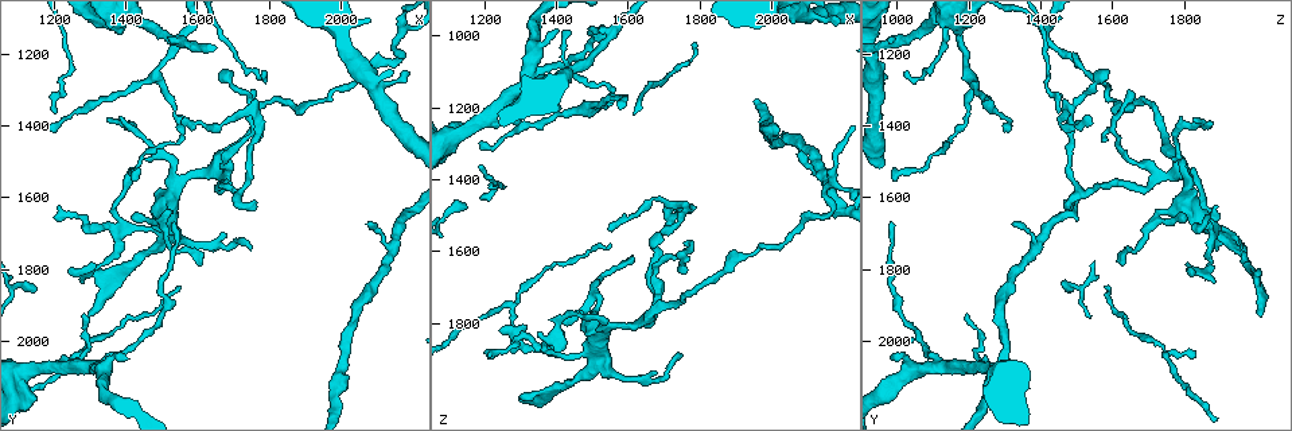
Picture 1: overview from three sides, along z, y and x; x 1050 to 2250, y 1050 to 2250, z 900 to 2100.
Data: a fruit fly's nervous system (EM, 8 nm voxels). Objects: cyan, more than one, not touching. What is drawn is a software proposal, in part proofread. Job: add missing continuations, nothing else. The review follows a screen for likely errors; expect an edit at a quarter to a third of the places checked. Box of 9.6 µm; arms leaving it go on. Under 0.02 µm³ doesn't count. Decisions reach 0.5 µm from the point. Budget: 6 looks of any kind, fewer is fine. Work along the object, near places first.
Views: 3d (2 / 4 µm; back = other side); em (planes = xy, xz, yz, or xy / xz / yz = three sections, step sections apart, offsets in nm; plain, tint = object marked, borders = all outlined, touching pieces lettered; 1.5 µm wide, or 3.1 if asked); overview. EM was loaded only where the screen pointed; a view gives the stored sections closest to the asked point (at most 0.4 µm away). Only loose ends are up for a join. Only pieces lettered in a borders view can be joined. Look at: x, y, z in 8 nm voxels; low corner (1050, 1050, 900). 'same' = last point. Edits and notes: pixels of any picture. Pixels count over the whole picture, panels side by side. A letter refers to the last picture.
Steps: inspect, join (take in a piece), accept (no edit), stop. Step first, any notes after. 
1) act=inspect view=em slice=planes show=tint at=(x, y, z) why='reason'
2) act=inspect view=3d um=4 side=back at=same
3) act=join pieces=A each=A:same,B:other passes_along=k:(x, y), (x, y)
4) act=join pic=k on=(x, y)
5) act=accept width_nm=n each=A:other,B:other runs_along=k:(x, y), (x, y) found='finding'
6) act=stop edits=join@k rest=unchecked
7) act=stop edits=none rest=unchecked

act=inspect view=3d um=4 side=back at=(2070, 1680, 1320) why='free end'

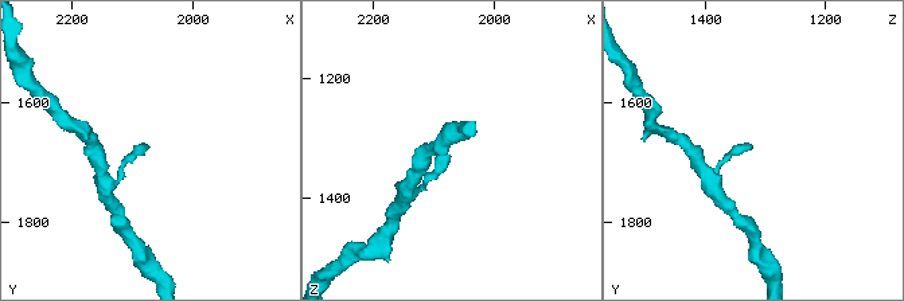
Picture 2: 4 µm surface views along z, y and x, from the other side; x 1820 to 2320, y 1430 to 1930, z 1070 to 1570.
act=inspect view=em slice=xz step=4 show=tint at=(2080, 1675, 1325)

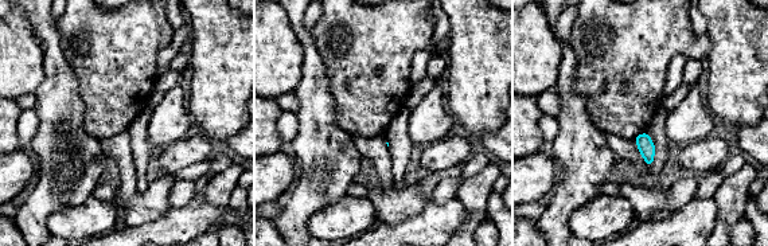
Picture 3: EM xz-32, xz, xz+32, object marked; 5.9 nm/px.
act=inspect view=em slice=planes show=borders at=same why='another direction'

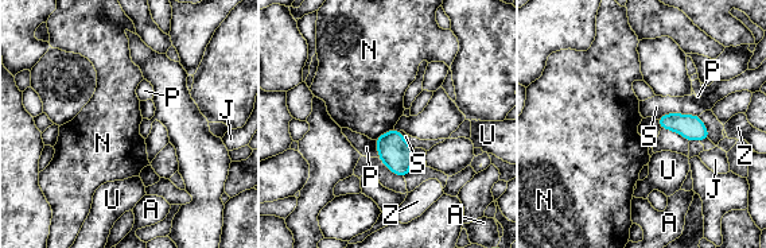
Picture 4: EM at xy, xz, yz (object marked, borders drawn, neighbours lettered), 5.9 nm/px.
act=accept each=A:other,J:other,N:other,P:other,S:other,U:other,Z:other border=4:(393, 128), (384, 132), (376, 140) found='none of them fits'

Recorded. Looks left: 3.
act=inspect view=3d um=2 at=(1770, 1620, 1470) why='tapers out'

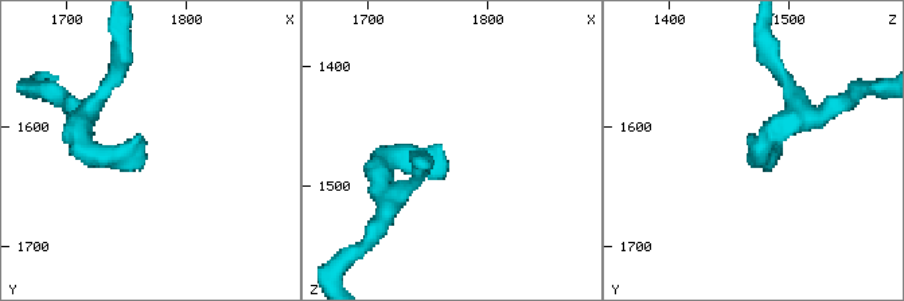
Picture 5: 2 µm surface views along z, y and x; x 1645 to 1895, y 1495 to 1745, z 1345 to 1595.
act=inspect view=em slice=planes show=borders at=(1768, 1618, 1480)

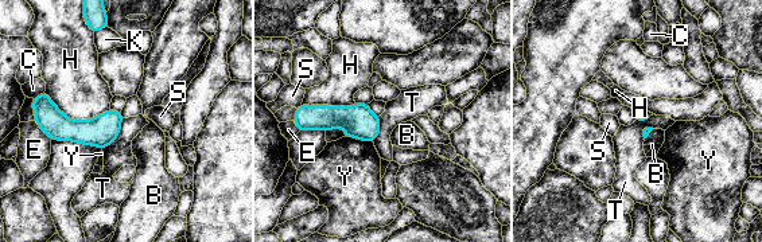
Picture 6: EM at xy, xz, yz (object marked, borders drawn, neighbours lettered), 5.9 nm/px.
act=accept longest_contact=H:400nm each=B:other,C:other,E:other,H:other,K:other,S:other,T:other,Y:other found='no lettered piece goes on from it'

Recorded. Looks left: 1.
act=inspect view=em slice=yz step=4 show=borders at=(1300, 1920, 2010) why='thin end'

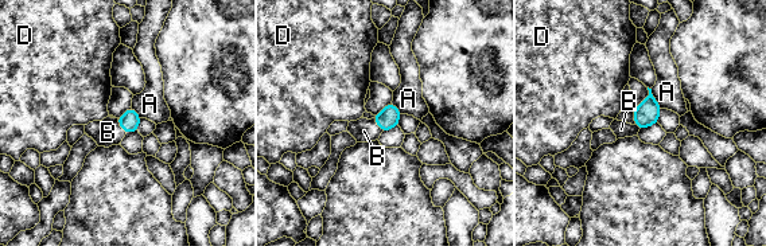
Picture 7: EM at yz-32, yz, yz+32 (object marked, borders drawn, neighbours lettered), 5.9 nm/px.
act=join pieces=B each=A:other,B:same,D:other passes_along=7:(129, 121), (120, 125), (108, 132) found='it goes on there'

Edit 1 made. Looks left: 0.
act=stop edits=join@7 rest=unchecked

